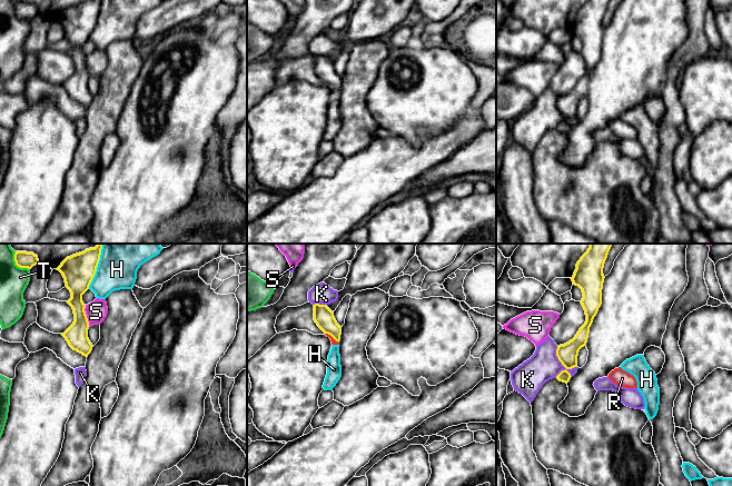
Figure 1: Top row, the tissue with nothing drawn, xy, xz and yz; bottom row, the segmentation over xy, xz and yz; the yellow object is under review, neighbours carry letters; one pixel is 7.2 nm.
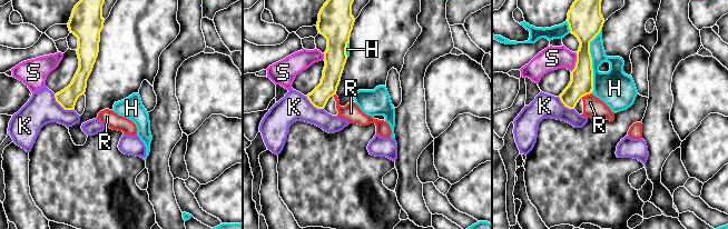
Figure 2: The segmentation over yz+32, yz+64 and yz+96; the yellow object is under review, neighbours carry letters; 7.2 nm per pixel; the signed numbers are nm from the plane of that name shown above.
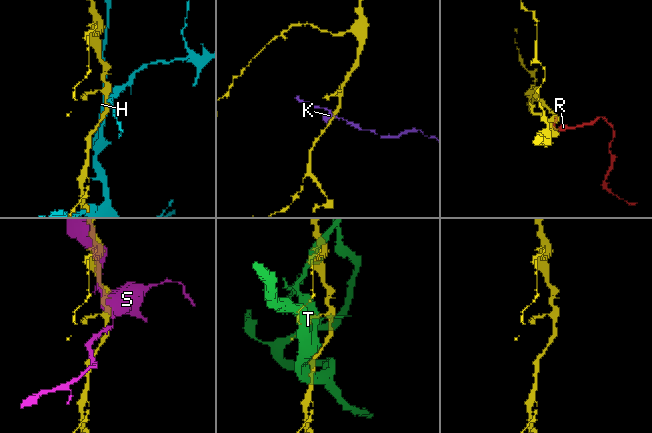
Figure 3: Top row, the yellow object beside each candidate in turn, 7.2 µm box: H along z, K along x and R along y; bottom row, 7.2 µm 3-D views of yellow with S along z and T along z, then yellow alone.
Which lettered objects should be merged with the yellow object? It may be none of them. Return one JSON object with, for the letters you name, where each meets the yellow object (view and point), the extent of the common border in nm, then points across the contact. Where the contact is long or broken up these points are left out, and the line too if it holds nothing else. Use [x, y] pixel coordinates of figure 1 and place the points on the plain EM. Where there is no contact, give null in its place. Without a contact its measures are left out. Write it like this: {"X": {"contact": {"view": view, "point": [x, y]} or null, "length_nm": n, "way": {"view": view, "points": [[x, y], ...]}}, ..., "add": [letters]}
{"add": []}

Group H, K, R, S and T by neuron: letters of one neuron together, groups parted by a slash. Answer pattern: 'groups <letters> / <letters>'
groups H / K / R / S / T

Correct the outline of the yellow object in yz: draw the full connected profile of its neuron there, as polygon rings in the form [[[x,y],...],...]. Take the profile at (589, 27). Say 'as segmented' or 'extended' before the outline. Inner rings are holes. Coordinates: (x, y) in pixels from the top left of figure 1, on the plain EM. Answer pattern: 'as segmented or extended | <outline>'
as segmented | [[[587,0],[576,14],[571,29],[573,36],[582,40],[581,54],[585,61],[586,72],[575,88],[564,96],[557,97],[556,107],[566,120],[577,118],[577,107],[582,98],[586,97],[590,78],[602,56],[602,40],[604,33],[603,19],[610,0]]]

